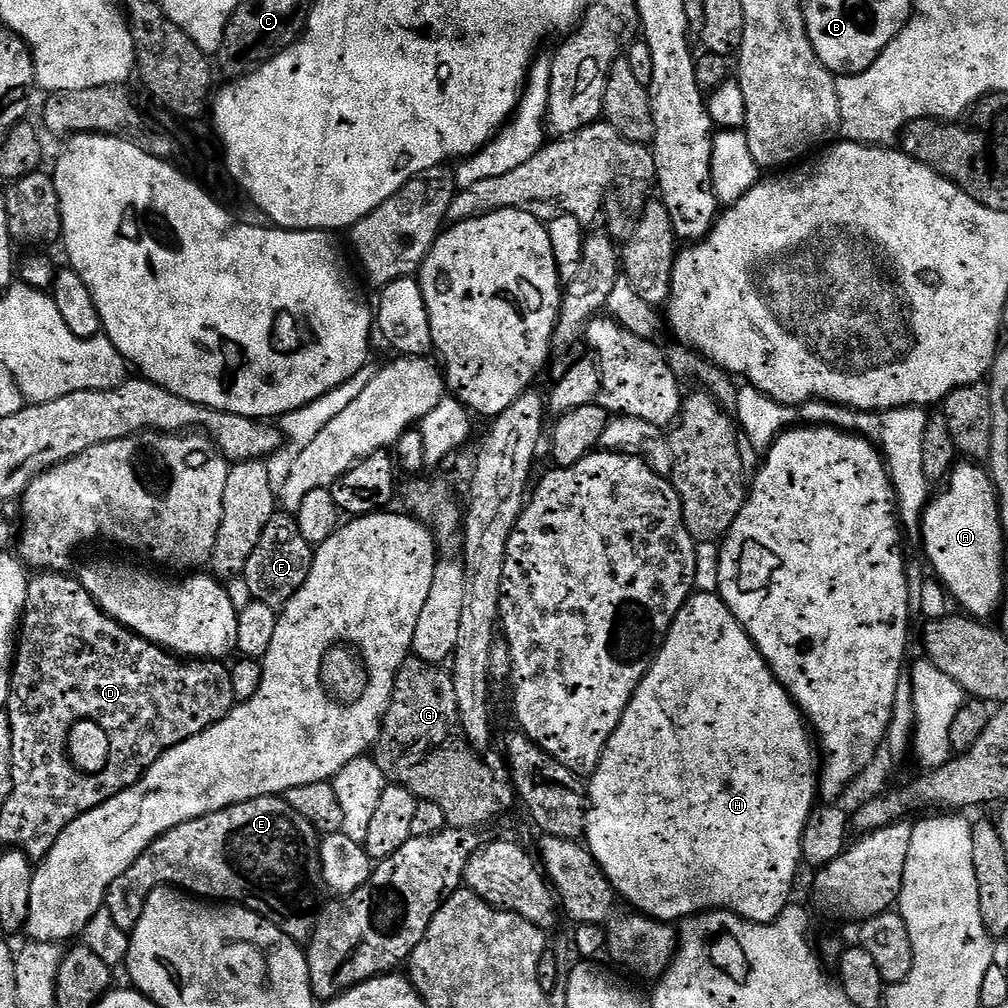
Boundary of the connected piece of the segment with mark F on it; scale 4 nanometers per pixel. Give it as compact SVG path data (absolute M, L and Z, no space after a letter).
M283 510L276 511L270 522L266 522L266 530L262 530L262 538L258 538L250 562L246 562L242 578L246 586L250 586L252 599L277 610L283 609L306 582L313 555L314 546L302 536L297 517Z

